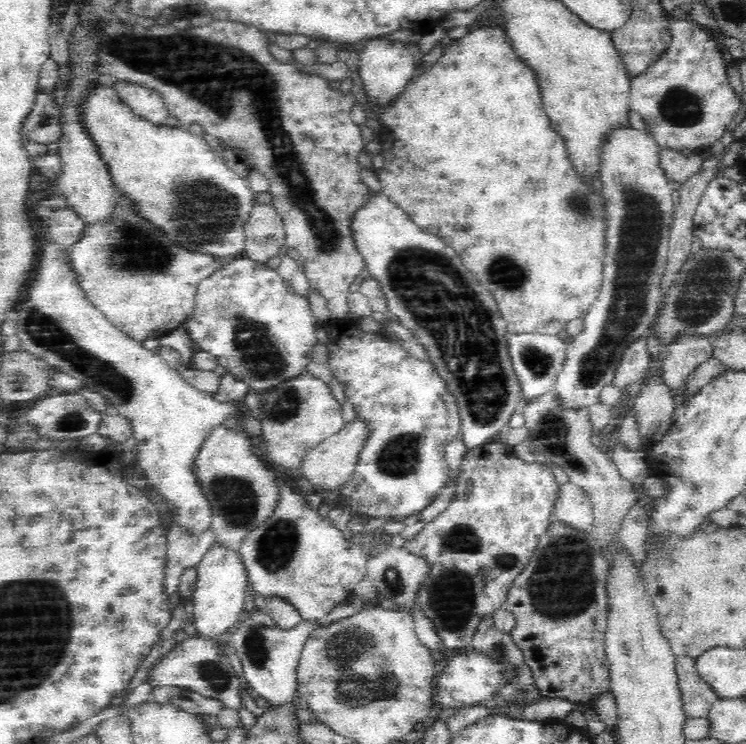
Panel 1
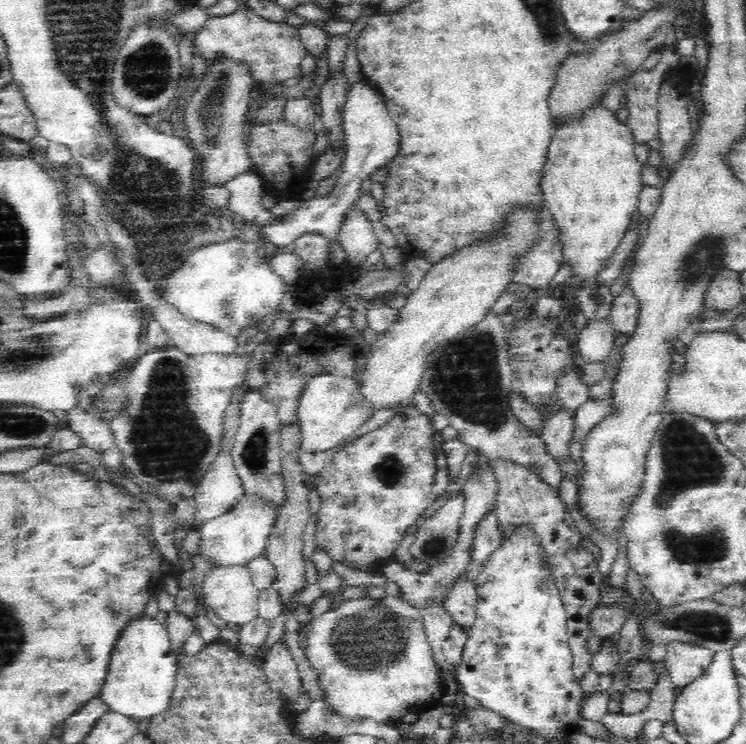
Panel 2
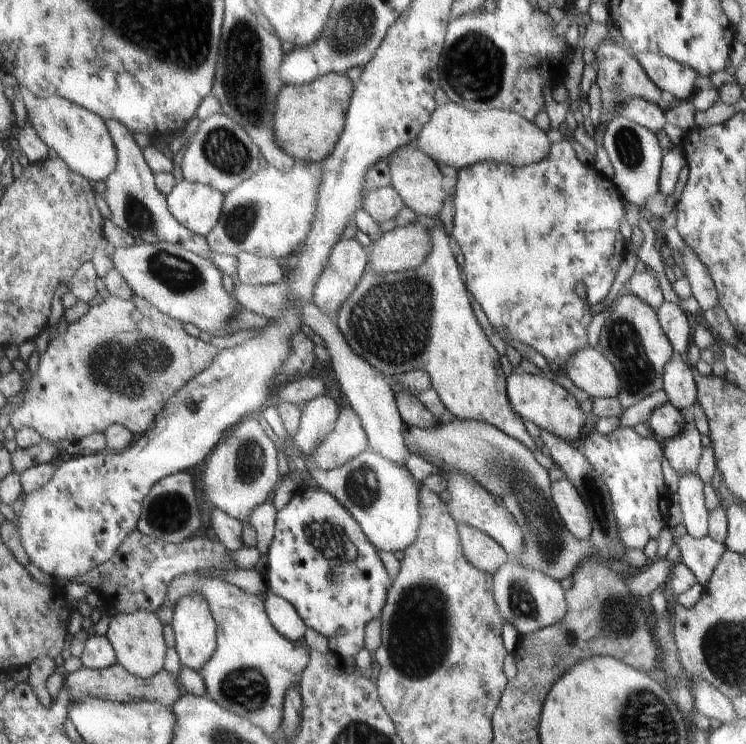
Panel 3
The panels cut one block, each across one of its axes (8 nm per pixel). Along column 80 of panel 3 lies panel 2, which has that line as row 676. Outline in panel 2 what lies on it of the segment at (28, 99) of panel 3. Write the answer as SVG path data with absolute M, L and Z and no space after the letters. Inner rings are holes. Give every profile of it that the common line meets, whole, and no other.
M145 612L130 619L111 648L99 699L110 711L129 717L149 719L167 707L175 683L178 652L172 649L166 627Z

